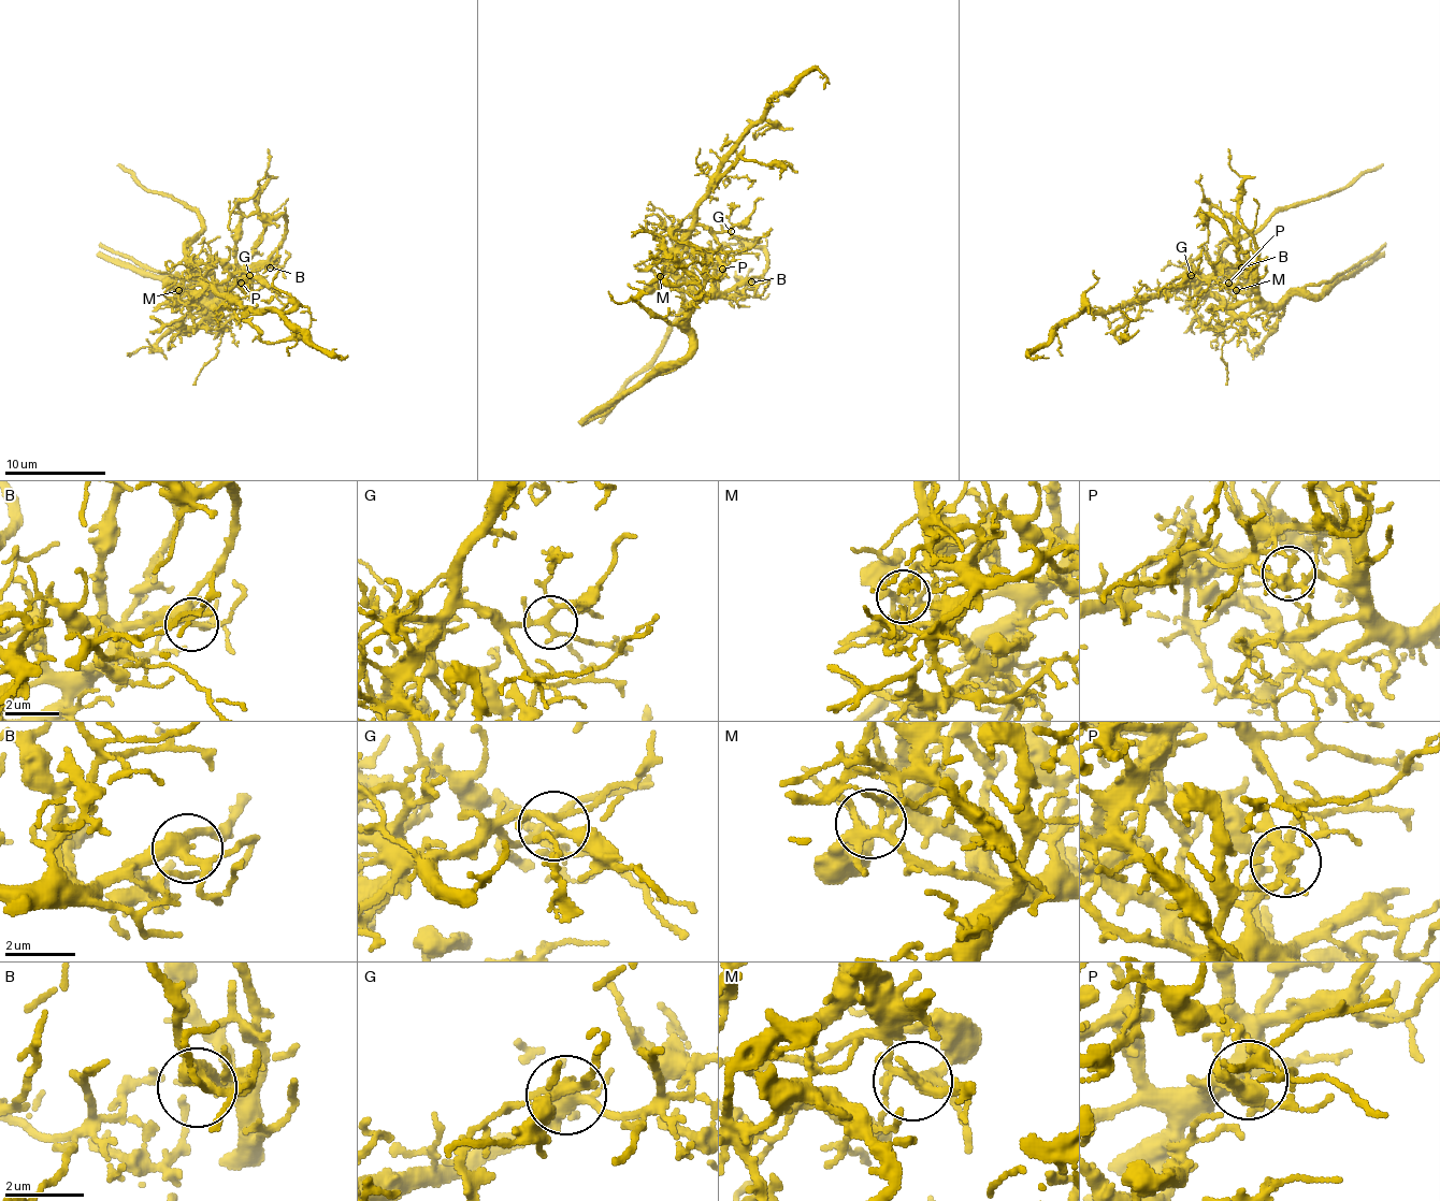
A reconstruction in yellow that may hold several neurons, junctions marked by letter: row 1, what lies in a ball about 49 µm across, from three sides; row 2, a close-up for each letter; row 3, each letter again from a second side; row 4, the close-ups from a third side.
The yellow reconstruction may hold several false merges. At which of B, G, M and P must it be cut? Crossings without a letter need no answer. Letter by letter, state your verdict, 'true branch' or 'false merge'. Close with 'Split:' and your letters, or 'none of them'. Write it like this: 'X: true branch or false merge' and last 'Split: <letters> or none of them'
B: true branch
G: true branch
M: true branch
P: false merge
Split: P

